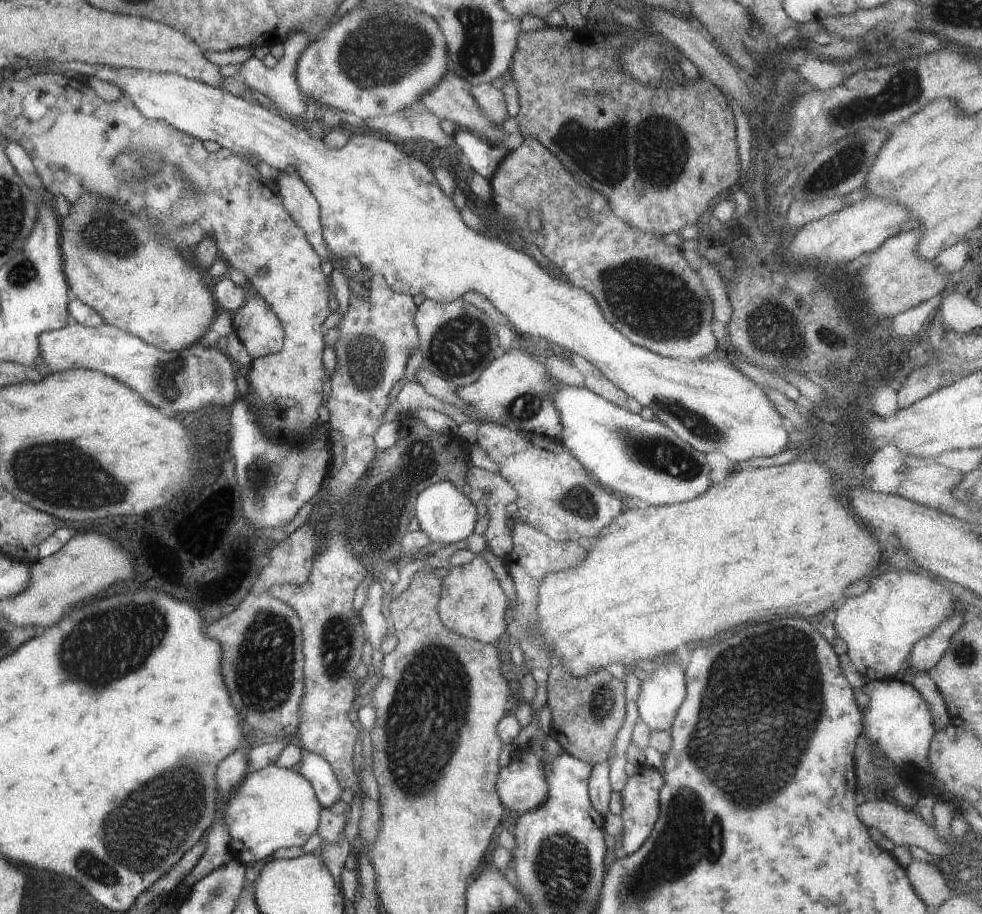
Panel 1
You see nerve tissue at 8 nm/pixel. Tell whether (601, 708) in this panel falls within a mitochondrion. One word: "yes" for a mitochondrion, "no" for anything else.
yes

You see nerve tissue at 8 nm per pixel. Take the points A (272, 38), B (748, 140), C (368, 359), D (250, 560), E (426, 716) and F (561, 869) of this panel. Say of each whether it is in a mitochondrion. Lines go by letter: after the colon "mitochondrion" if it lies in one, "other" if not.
A: other
B: other
C: mitochondrion
D: other
E: mitochondrion
F: mitochondrion

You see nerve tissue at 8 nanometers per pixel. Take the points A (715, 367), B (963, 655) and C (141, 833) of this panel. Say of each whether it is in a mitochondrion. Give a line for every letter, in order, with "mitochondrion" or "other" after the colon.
A: other
B: mitochondrion
C: mitochondrion

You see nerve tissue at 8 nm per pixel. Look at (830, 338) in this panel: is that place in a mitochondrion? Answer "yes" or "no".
yes

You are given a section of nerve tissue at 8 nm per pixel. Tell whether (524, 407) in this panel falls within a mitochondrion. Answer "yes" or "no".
yes

